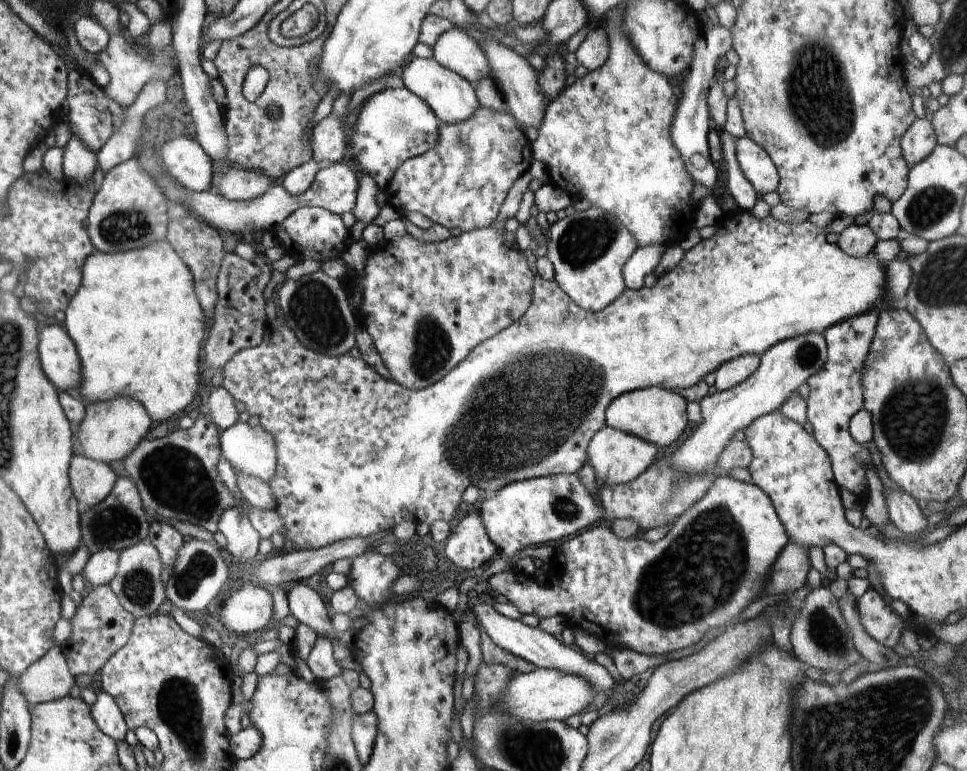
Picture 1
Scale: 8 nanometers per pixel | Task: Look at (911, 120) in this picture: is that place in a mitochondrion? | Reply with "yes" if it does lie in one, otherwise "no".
no

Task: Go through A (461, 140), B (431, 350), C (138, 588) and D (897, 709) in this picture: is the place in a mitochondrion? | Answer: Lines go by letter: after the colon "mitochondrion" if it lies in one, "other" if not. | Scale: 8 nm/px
A: mitochondrion
B: mitochondrion
C: mitochondrion
D: mitochondrion

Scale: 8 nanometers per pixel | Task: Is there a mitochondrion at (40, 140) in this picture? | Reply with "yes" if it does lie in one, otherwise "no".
no

